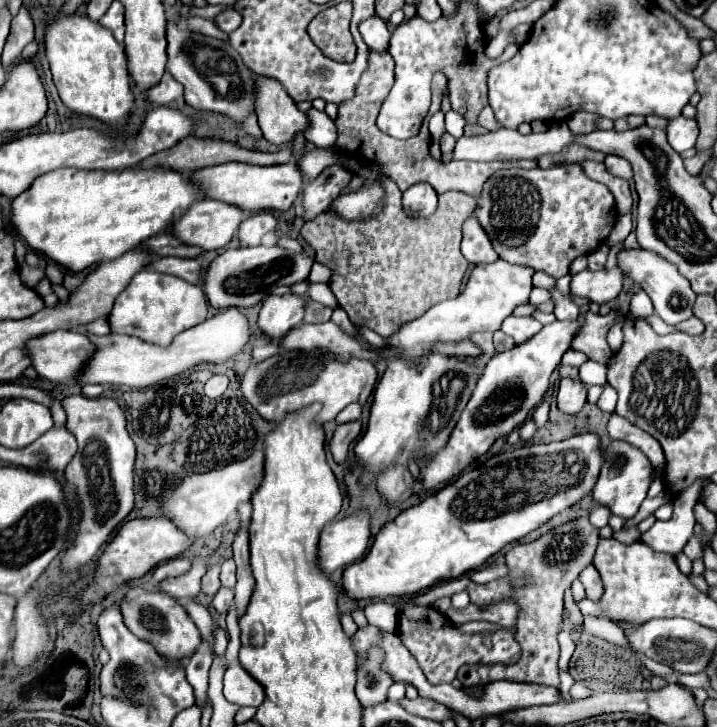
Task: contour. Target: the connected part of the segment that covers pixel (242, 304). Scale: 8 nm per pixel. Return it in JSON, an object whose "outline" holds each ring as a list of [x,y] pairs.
{"outline":[[[254,246],[254,248],[236,248],[236,250],[224,250],[218,254],[204,276],[204,294],[208,296],[208,302],[216,310],[226,308],[250,308],[262,302],[272,288],[276,286],[292,286],[308,278],[310,266],[314,258],[310,252],[292,254],[280,246]]]}

